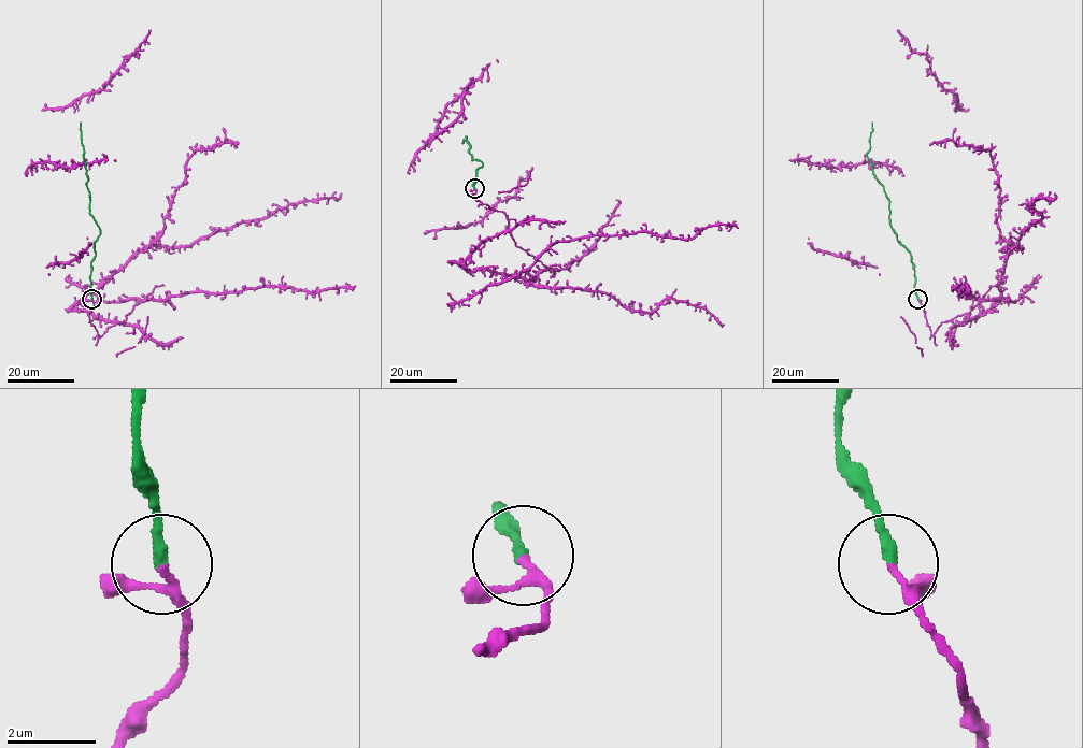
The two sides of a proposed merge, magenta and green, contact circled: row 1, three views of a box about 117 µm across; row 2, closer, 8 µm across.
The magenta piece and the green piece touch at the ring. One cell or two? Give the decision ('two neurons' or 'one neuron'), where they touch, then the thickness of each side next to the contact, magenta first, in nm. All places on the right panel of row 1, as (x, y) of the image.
one neuron; at (917, 299); 140 nm thick on the magenta side, 240 nm on the other

